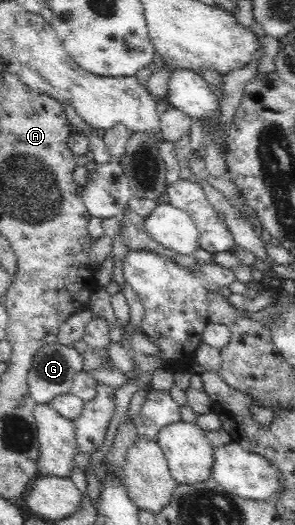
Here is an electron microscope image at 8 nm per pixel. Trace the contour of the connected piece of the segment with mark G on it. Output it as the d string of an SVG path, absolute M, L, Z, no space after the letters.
M58 342L41 346L34 355L32 367L27 376L28 390L36 405L48 405L57 395L70 393L73 380L82 371L83 359L71 346Z

